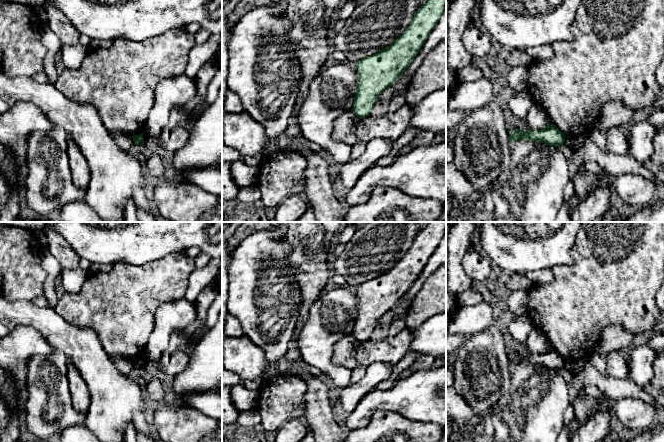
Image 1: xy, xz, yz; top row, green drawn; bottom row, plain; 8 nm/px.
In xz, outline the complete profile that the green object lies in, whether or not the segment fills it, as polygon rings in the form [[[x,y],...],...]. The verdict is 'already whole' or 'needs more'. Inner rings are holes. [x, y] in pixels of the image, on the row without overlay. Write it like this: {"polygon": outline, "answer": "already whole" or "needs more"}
{"polygon": [[[429,222],[393,268],[356,287],[358,305],[352,335],[358,342],[369,340],[379,319],[406,295],[445,235],[446,222]]], "answer": "already whole"}

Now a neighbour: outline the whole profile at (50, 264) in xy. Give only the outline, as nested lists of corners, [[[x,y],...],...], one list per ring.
[[[42,248],[41,253],[41,266],[47,273],[47,279],[44,283],[44,294],[43,296],[48,301],[48,307],[54,308],[58,302],[58,298],[56,295],[56,284],[55,280],[58,274],[61,272],[62,267],[58,260],[50,254],[47,248]]]

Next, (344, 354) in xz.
[[[352,334],[342,338],[336,342],[334,346],[333,355],[331,358],[332,362],[351,371],[357,368],[359,363],[356,359],[356,351],[360,344],[361,343],[358,342]]]

